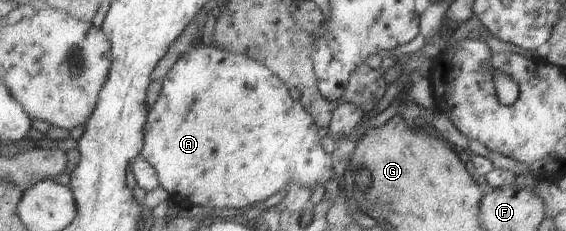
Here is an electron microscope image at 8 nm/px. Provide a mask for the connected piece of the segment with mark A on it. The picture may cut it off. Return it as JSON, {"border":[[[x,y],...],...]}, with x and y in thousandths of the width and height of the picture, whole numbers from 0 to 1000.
{"border":[[[353,190],[334,238],[318,247],[306,299],[292,329],[283,416],[263,481],[256,558],[256,628],[249,671],[276,732],[284,801],[302,840],[306,866],[332,866],[343,892],[348,883],[367,900],[428,896],[429,909],[447,931],[470,857],[495,831],[498,814],[505,818],[511,788],[523,784],[553,823],[558,797],[569,788],[572,801],[583,771],[592,766],[587,684],[569,636],[562,550],[560,528],[535,463],[535,450],[516,433],[512,385],[498,355],[498,342],[466,273],[428,229],[410,229],[383,212],[380,199],[364,203]]]}

